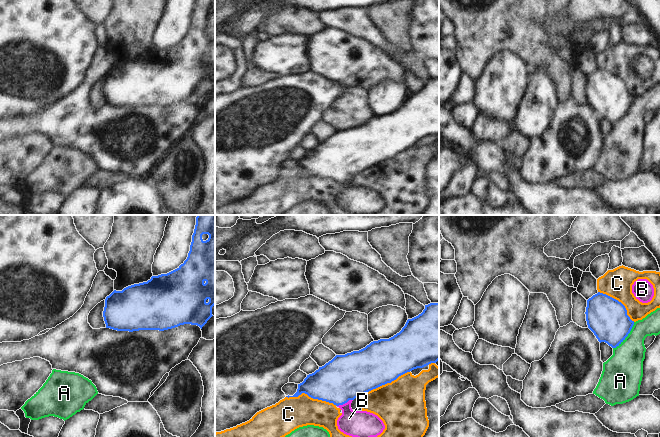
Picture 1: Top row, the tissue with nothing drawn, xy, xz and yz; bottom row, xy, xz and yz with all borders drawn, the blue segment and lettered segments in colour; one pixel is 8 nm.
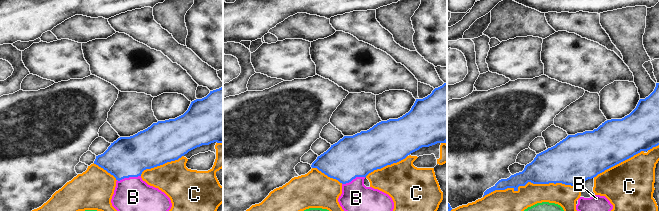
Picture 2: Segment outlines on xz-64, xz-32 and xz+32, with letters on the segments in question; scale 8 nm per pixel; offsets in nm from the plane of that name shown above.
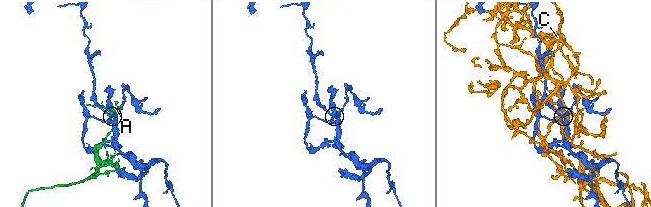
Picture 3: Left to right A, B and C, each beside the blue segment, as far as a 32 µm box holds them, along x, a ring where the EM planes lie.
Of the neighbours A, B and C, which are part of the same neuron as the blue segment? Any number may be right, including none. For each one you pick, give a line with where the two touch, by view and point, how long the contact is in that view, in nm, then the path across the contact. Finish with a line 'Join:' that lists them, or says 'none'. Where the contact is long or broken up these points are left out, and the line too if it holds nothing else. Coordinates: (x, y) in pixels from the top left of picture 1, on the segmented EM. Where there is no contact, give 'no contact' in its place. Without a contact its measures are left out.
B: meets blue in xz at (344, 403); contact 140 nm long; runs through xz (346, 377), (344, 382), (344, 403), (349, 418), (353, 423)
Join: B

